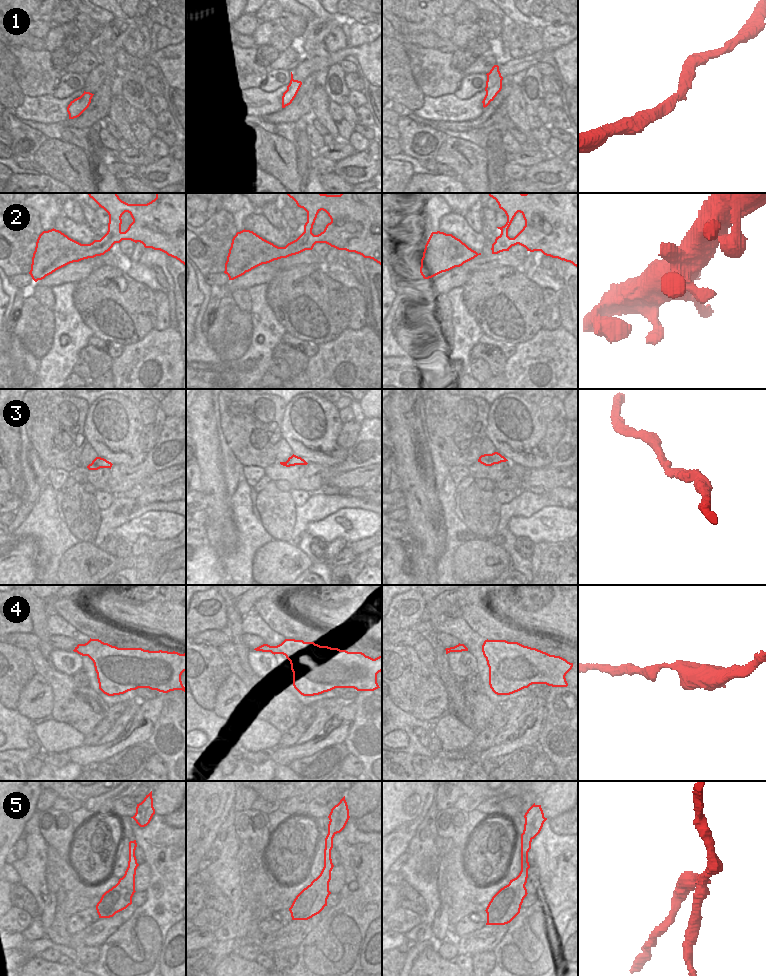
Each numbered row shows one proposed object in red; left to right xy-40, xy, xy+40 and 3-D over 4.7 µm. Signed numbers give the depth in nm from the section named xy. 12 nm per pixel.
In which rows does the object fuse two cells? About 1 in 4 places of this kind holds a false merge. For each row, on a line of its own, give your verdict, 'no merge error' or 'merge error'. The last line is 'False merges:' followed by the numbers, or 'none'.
1: no merge error
2: no merge error
3: no merge error
4: no merge error
5: merge error
False merges: 5

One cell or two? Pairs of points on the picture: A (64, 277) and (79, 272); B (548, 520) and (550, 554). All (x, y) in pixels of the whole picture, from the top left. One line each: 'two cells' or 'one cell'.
A: one cell
B: two cells

